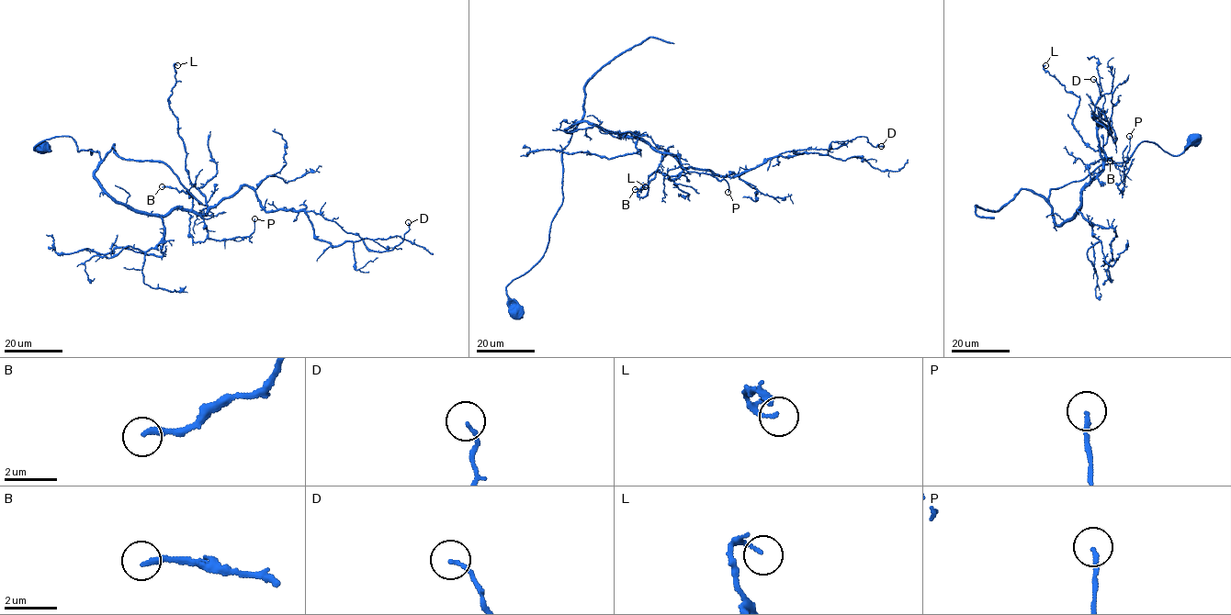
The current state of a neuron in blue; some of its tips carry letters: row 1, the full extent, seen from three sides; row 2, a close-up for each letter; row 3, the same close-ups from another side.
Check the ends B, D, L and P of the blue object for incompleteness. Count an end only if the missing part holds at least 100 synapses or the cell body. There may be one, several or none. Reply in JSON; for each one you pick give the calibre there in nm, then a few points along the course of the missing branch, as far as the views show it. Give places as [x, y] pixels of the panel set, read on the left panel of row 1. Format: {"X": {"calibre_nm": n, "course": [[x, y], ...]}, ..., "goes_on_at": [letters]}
{"goes_on_at": []}

